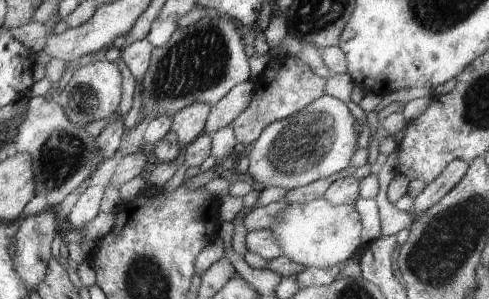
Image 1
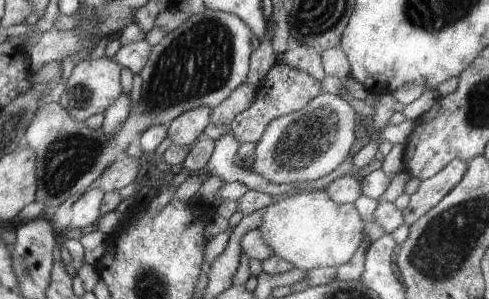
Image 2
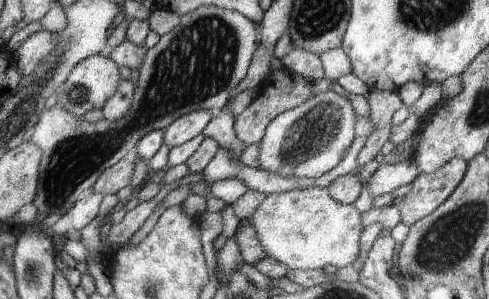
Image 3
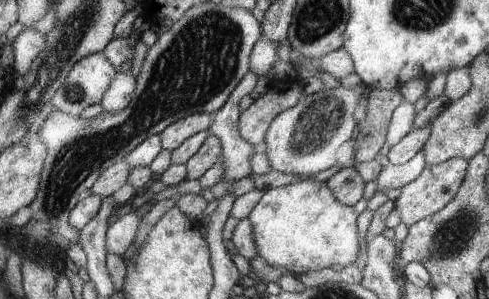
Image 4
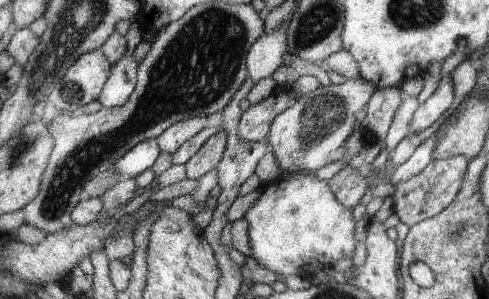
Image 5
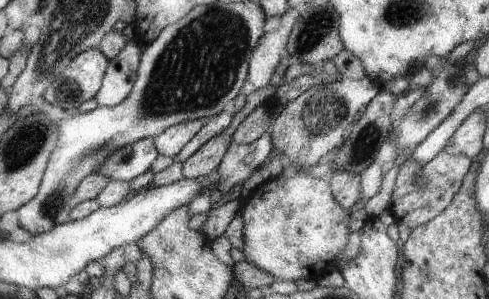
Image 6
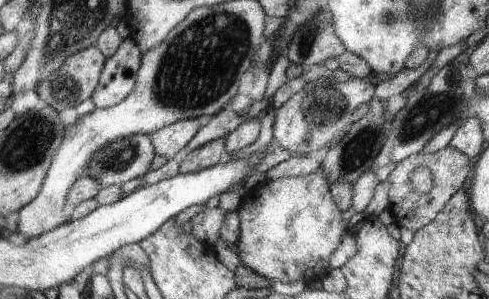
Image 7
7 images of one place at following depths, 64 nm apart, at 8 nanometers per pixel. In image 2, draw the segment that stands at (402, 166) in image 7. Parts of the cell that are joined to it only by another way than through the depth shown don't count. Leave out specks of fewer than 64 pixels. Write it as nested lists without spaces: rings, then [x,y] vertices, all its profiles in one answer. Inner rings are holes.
[[[455,158],[453,162],[449,162],[439,174],[435,174],[433,178],[427,180],[419,180],[419,186],[415,188],[415,192],[409,196],[409,202],[405,206],[403,212],[403,224],[411,226],[415,220],[419,220],[425,212],[429,212],[433,206],[439,204],[439,200],[443,200],[457,184],[459,180],[465,176],[467,172],[467,162],[461,158]]]

